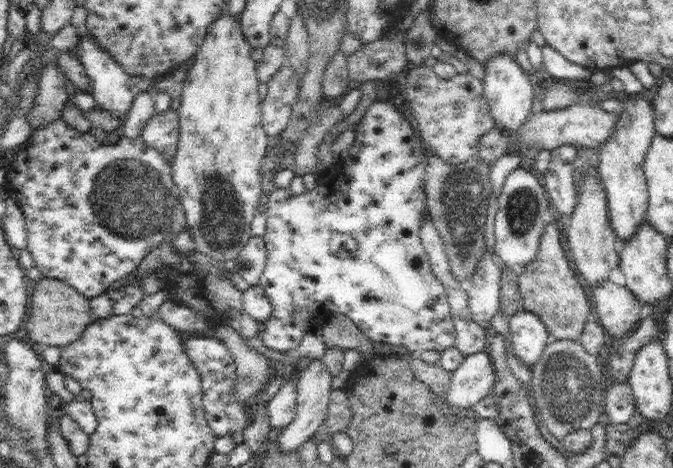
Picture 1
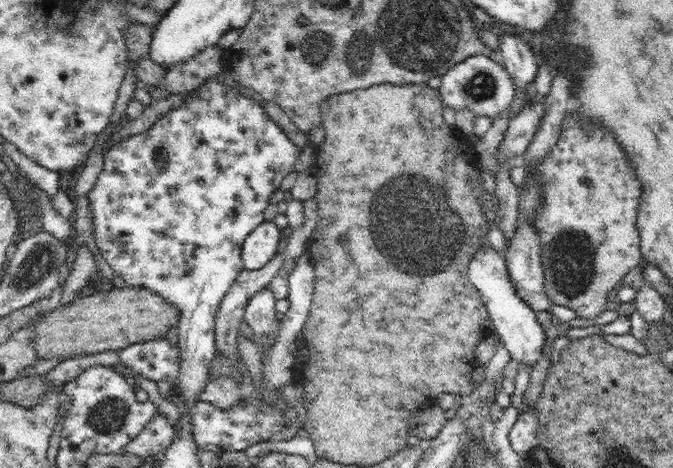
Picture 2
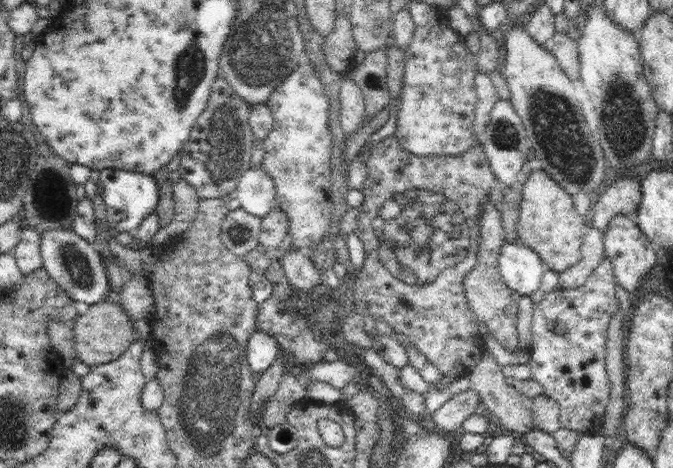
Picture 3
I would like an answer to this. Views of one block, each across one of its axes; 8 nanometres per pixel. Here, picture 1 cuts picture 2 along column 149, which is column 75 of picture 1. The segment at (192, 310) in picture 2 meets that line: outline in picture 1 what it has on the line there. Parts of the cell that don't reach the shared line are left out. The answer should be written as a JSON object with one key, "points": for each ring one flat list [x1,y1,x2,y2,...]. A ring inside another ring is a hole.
{"points":[[61,120,33,132,35,138,9,170,5,188,15,196,27,218,29,252,45,278,71,284,87,298,103,294,111,282,129,280,141,260,171,234,171,210,177,200,171,164,145,146,141,138,121,138,117,144,99,144,89,132,77,132]]}

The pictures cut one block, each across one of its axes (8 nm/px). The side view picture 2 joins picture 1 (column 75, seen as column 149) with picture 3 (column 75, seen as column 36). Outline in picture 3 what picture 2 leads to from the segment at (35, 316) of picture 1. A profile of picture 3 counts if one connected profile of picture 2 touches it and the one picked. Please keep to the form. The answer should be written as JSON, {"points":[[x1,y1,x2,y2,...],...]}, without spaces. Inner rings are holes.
{"points":[[97,302,89,306,89,310,73,322,73,350,75,358,83,362,87,368,97,368,101,364,109,364,117,360,119,356,125,354,129,344,135,340,135,326,131,318,127,316,125,308,121,304,111,304,111,302]]}

